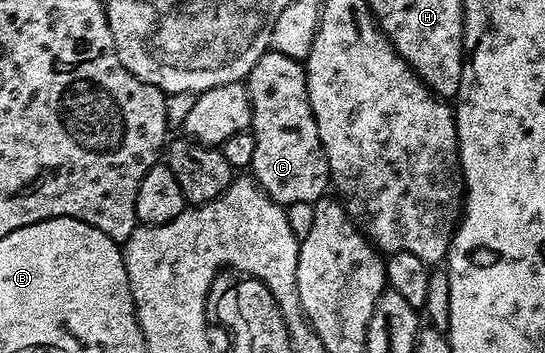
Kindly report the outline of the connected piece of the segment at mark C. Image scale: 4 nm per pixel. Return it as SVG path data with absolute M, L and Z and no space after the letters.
M267 50L258 59L256 66L252 66L244 83L250 95L249 131L253 132L256 138L256 151L252 153L249 171L258 187L266 193L268 198L272 198L283 206L296 202L313 204L314 201L327 195L330 184L330 167L322 149L316 118L312 114L305 67L299 61L288 58L288 54Z

